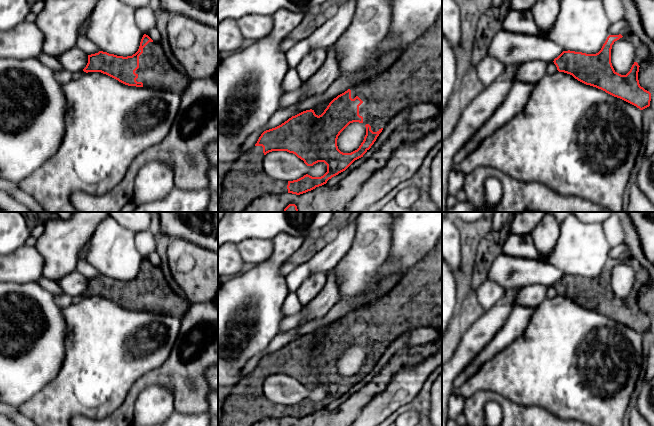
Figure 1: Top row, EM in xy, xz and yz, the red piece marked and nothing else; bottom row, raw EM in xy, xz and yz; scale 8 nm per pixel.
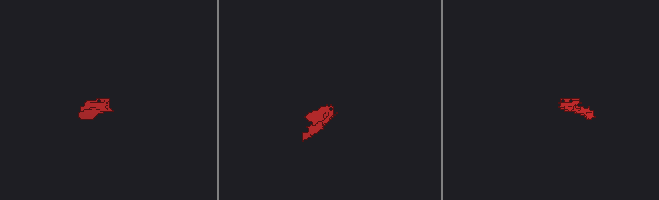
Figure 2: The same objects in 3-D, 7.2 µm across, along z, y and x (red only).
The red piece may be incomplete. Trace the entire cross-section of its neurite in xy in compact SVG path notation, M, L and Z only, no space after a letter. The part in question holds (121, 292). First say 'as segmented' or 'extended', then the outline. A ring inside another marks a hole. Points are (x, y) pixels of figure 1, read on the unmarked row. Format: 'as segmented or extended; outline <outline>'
extended; outline M146 258L141 263L138 275L132 280L123 281L99 275L88 279L88 287L83 295L86 297L101 296L128 310L154 312L180 319L191 305L187 298L182 298L171 289L161 274L160 268L154 266Z

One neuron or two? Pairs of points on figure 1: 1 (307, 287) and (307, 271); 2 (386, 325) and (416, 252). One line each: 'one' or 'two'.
1: two
2: two

